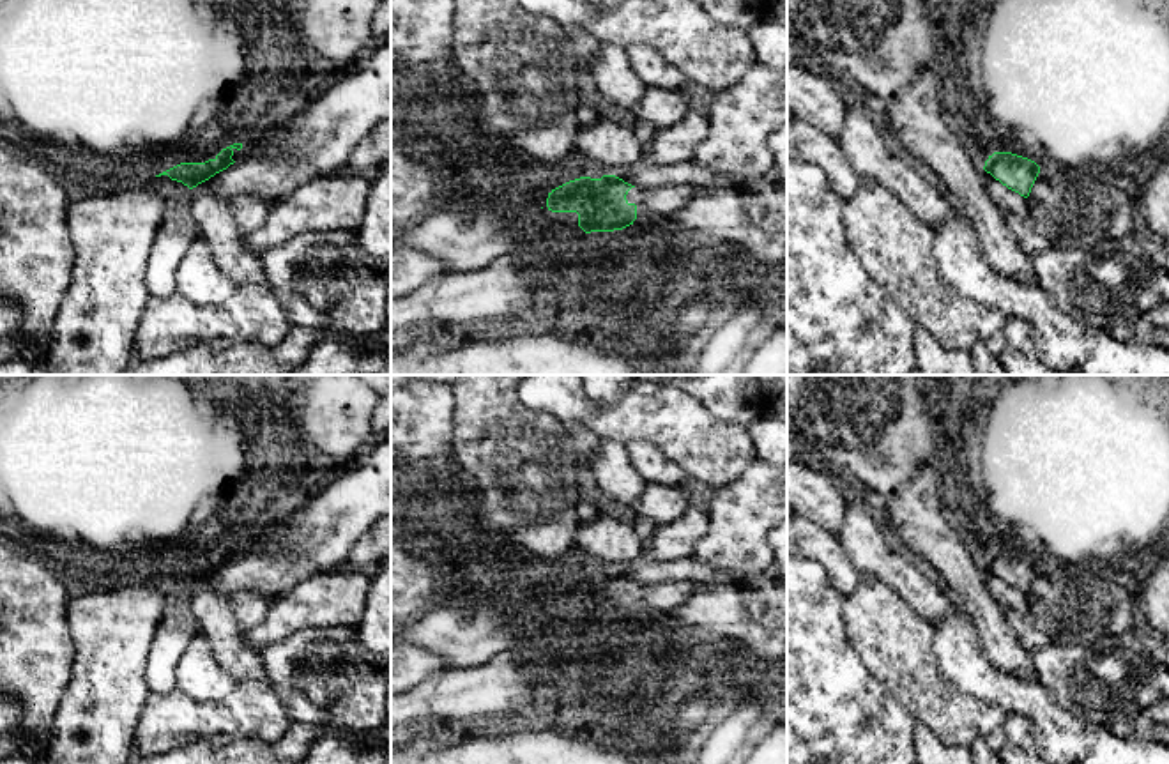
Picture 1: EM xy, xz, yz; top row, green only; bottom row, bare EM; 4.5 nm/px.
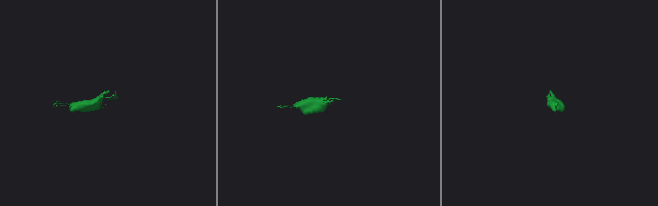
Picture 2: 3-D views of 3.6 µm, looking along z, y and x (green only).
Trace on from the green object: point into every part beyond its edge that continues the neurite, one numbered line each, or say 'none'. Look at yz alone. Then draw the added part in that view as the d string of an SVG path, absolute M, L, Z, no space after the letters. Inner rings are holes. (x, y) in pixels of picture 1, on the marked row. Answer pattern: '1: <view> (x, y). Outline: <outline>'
none

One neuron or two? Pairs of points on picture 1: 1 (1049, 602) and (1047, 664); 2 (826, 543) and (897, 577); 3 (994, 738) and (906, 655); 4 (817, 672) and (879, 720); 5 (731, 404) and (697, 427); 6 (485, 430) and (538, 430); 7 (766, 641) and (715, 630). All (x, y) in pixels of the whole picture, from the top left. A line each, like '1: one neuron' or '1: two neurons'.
1: two neurons
2: two neurons
3: one neuron
4: one neuron
5: two neurons
6: one neuron
7: one neuron

